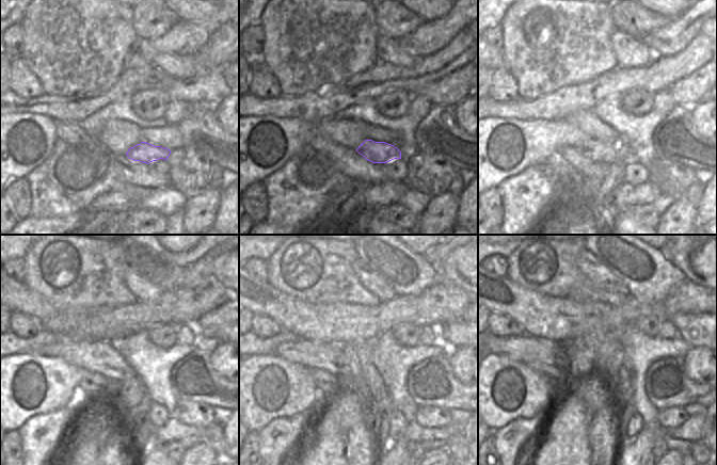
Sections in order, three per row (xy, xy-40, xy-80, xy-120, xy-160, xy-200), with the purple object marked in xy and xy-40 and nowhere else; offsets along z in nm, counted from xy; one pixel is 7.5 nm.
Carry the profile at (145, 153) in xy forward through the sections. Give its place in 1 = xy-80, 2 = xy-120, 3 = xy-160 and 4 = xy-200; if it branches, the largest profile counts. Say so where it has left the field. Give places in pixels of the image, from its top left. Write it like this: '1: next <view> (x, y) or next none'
1: next xy-80 (605, 151)
2: next xy-120 (92, 381)
3: next xy-160 (331, 385)
4: next xy-200 (566, 382)

